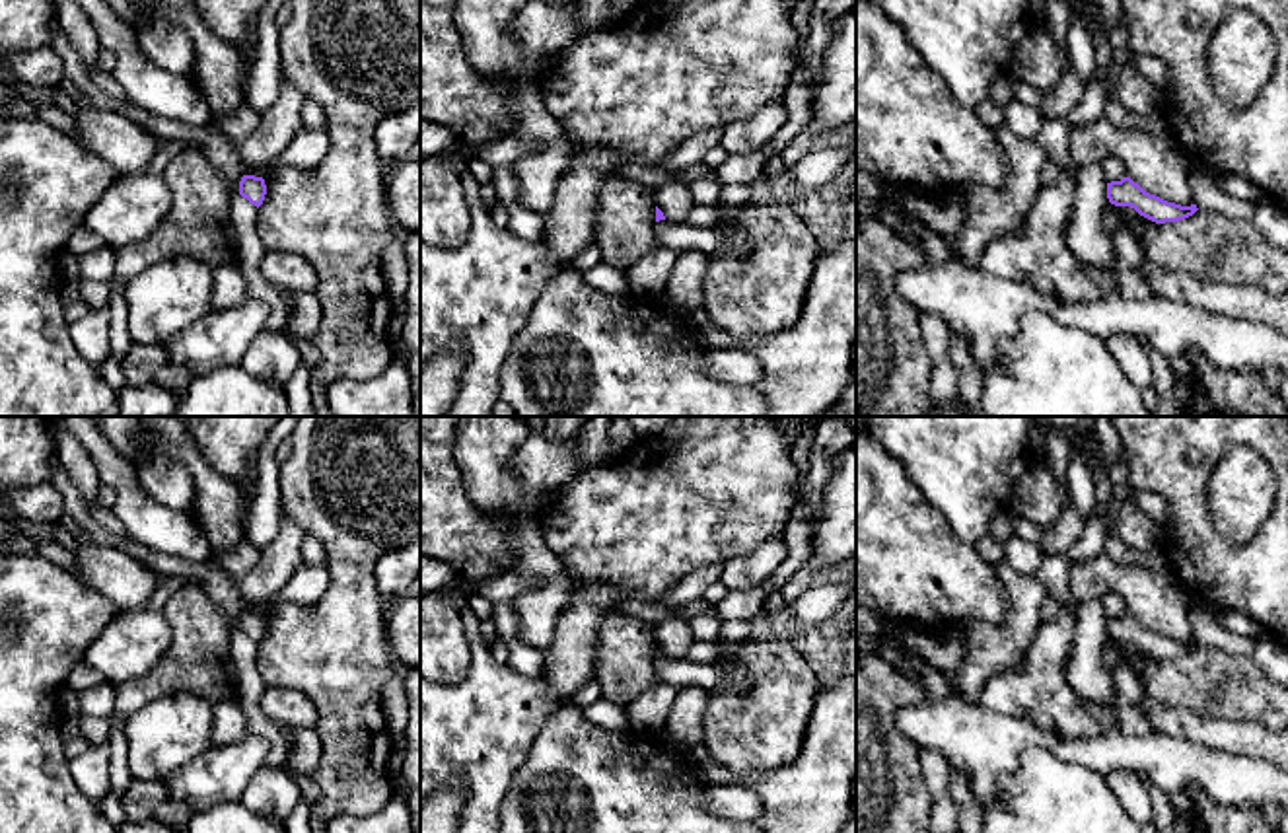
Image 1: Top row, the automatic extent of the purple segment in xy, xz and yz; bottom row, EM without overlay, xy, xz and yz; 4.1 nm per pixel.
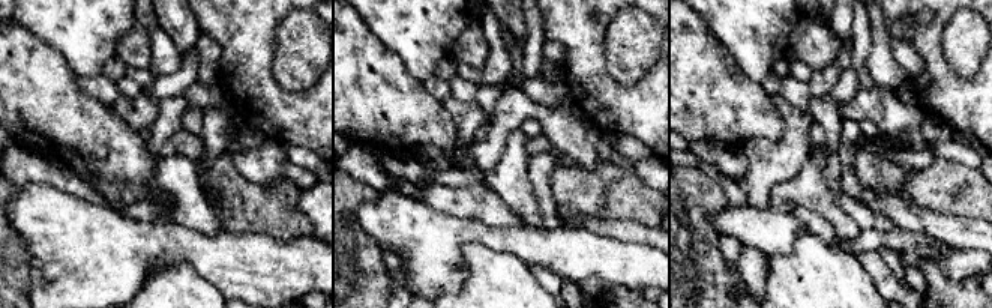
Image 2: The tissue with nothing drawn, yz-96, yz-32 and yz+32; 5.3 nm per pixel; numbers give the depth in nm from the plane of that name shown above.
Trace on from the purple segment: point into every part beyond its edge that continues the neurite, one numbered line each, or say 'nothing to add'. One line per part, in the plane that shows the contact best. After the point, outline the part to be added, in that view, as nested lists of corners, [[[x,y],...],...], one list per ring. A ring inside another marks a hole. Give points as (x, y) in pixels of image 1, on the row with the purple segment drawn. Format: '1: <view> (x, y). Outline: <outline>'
nothing to add

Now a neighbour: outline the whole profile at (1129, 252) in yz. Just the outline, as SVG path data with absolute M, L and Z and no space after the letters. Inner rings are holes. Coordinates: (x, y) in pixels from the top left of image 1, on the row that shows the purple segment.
M1119 228L1113 241L1119 263L1119 294L1127 300L1148 298L1152 292L1140 276L1140 263L1144 261L1142 245L1128 228Z

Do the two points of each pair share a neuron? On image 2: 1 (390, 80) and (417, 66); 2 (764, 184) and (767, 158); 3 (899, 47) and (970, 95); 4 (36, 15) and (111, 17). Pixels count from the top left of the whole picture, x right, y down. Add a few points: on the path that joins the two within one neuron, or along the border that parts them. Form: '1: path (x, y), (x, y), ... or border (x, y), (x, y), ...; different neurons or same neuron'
1: border (384, 45), (422, 83); different neurons
2: path (764, 178), (767, 164); same neuron
3: border (902, 39), (926, 60), (926, 69), (917, 77); different neurons
4: path (54, 15), (93, 15); same neuron

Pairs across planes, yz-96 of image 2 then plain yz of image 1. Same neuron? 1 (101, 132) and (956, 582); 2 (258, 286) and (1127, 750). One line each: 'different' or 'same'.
1: same
2: same

